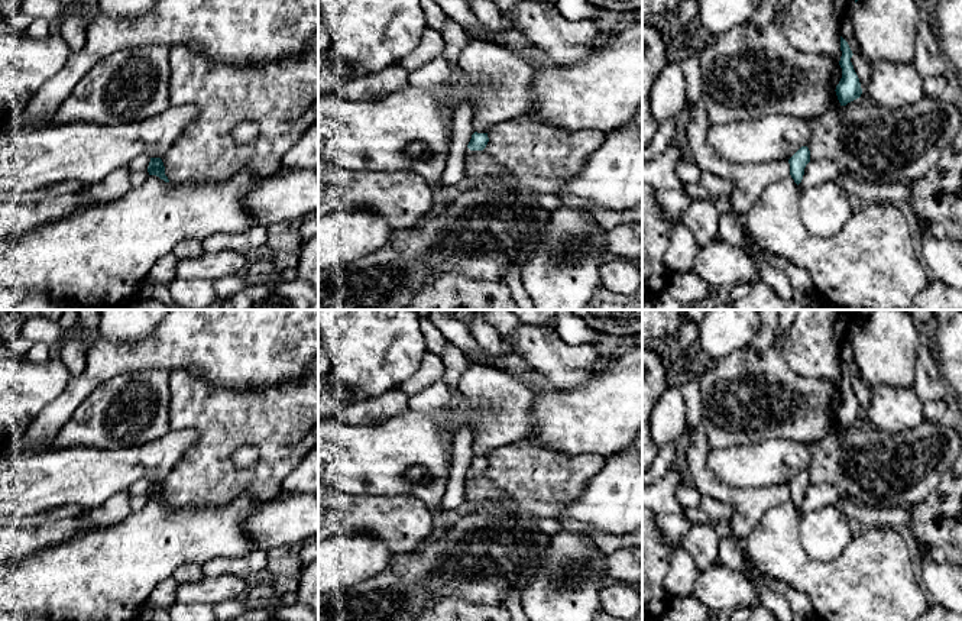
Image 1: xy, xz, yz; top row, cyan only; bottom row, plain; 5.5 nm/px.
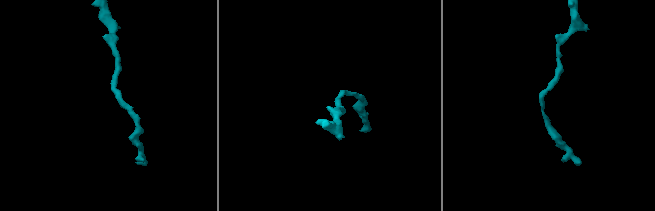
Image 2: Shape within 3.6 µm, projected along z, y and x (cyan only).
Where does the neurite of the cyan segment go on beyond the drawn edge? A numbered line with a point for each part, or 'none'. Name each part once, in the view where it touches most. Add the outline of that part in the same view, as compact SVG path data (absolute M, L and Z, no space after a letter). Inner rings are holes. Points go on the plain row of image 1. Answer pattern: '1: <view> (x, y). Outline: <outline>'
none

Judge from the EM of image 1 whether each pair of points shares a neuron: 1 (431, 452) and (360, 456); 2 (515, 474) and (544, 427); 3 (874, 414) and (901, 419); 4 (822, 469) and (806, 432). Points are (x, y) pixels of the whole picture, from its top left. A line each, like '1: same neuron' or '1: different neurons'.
1: same neuron
2: different neurons
3: same neuron
4: different neurons

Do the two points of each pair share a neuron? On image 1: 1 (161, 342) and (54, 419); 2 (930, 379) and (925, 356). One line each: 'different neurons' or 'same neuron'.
1: same neuron
2: same neuron

